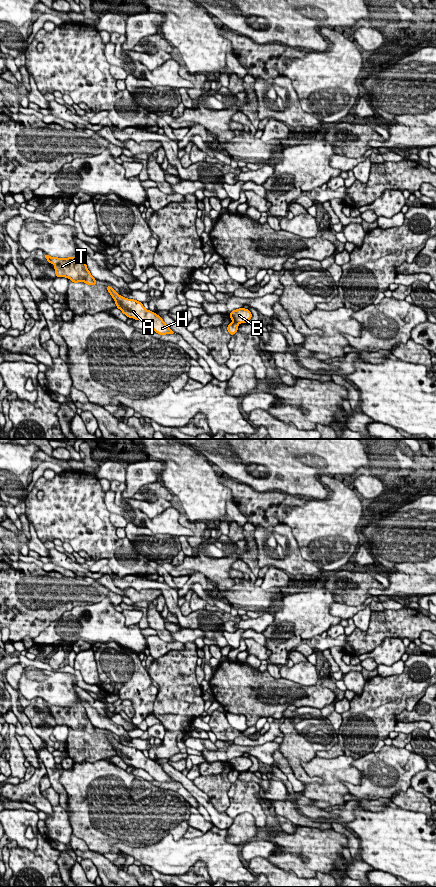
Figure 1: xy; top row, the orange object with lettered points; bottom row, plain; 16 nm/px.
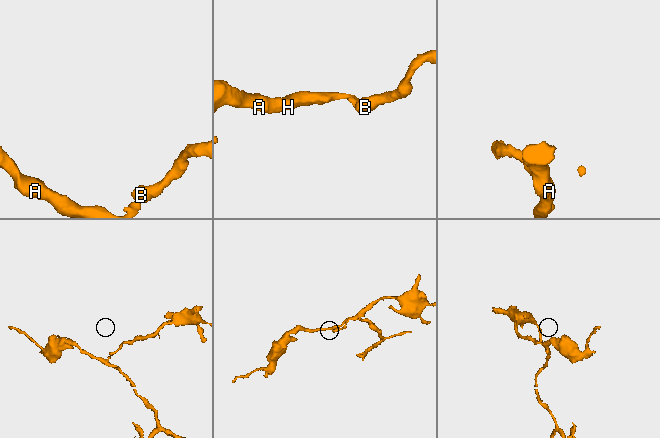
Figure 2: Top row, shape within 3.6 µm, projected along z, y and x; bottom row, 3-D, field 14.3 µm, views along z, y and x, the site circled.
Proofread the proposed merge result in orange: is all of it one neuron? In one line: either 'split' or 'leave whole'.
split

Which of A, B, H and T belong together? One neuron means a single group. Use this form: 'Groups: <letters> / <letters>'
Groups: A H T / B

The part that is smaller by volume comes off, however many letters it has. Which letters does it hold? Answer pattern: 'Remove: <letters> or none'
Remove: B

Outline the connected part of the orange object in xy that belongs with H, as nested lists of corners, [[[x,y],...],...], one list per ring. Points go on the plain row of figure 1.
[[[106,734],[106,736],[114,747],[117,756],[128,766],[145,770],[160,783],[174,781],[159,763],[147,758],[141,750],[119,743],[111,734]]]

